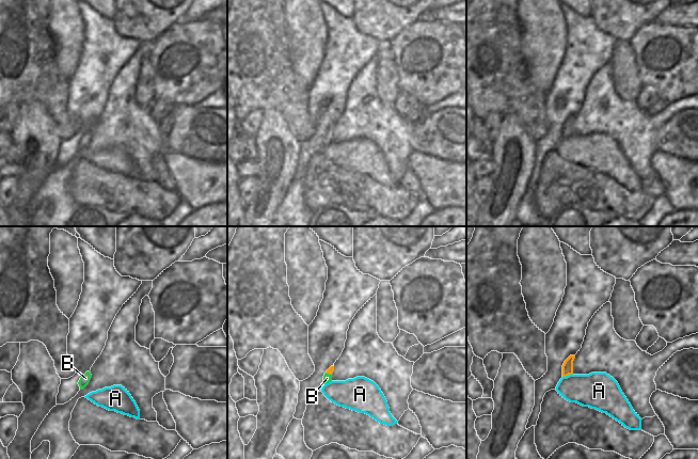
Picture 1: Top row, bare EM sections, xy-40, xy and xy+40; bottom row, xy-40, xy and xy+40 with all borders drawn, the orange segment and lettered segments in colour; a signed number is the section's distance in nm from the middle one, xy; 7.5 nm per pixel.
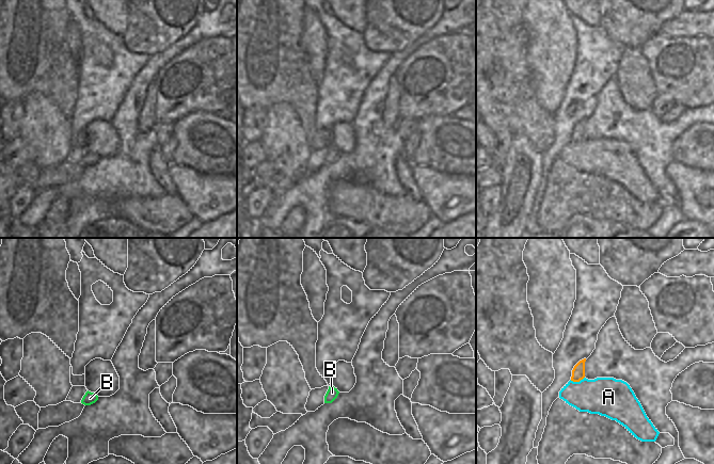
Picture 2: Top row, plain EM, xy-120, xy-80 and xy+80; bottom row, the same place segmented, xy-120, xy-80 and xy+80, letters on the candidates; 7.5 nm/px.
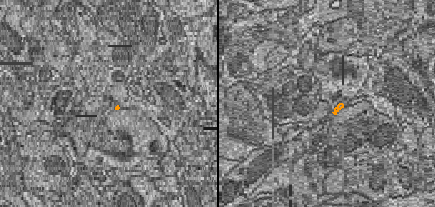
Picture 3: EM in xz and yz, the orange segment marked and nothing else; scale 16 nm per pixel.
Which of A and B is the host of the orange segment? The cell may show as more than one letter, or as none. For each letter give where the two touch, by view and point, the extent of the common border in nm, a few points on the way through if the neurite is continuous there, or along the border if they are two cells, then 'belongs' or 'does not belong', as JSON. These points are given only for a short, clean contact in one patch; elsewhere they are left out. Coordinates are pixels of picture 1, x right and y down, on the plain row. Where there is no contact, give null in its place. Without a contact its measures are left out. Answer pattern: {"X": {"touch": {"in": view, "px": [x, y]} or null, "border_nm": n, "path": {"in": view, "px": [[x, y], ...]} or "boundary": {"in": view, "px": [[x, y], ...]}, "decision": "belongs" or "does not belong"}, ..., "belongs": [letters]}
{"A": {"touch": {"in": "xy+40", "px": [567, 136]}, "border_nm": 80, "boundary": {"in": "xy+40", "px": [[572, 135], [562, 138]]}, "decision": "does not belong"}, "B": {"touch": {"in": "xy", "px": [329, 135]}, "border_nm": 50, "path": {"in": "xy", "px": [[331, 130], [329, 135], [327, 139]]}, "decision": "belongs"}, "belongs": ["B"]}

